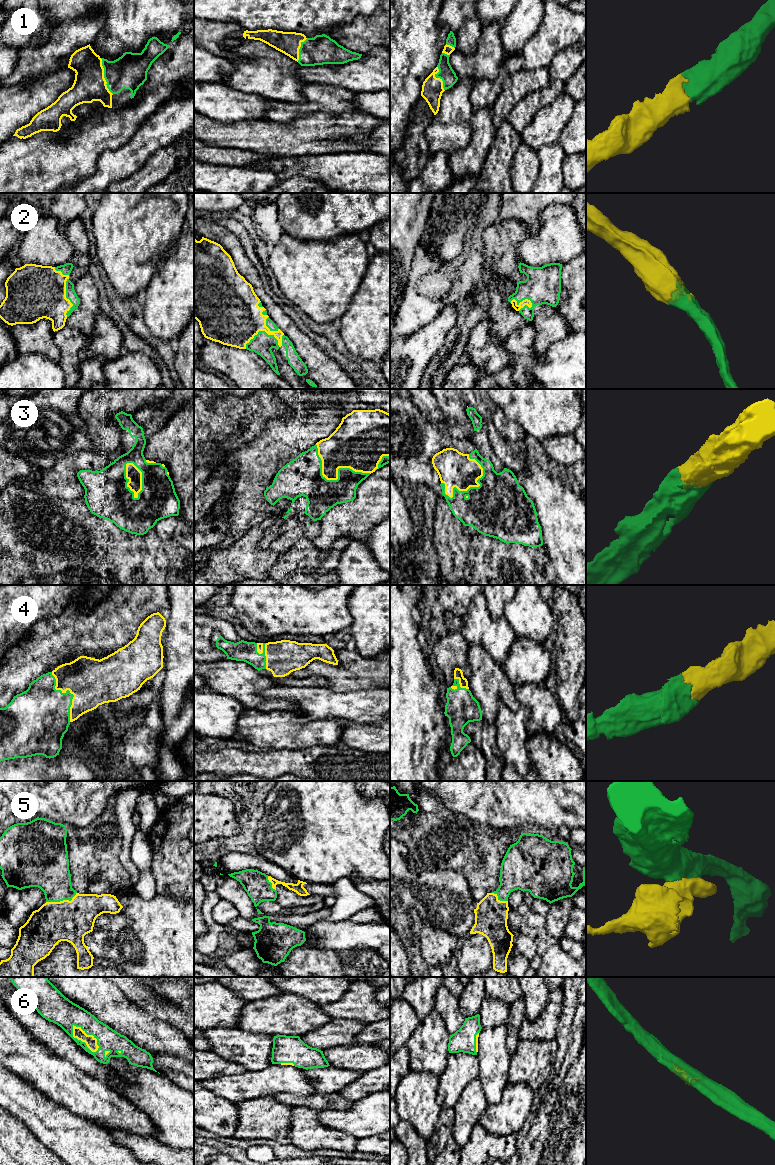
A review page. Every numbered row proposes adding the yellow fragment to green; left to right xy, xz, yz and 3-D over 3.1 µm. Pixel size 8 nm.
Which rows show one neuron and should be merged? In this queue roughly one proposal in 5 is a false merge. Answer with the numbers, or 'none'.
1, 2, 3, 4, 5, 6

